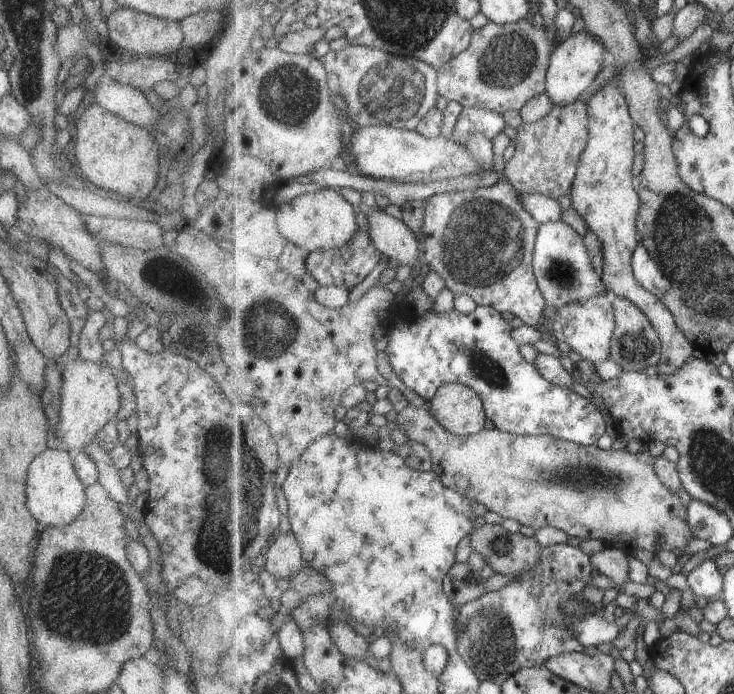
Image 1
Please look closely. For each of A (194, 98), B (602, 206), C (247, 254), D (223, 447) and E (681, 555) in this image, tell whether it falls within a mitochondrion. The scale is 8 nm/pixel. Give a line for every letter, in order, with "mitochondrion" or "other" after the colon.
A: other
B: other
C: other
D: mitochondrion
E: other

